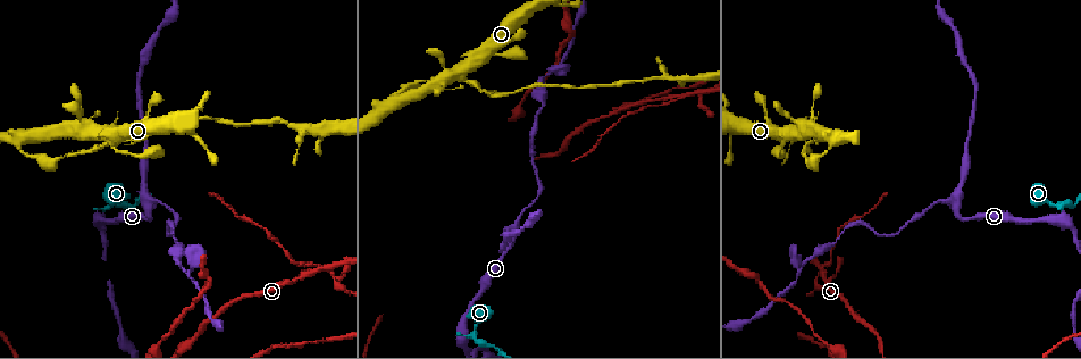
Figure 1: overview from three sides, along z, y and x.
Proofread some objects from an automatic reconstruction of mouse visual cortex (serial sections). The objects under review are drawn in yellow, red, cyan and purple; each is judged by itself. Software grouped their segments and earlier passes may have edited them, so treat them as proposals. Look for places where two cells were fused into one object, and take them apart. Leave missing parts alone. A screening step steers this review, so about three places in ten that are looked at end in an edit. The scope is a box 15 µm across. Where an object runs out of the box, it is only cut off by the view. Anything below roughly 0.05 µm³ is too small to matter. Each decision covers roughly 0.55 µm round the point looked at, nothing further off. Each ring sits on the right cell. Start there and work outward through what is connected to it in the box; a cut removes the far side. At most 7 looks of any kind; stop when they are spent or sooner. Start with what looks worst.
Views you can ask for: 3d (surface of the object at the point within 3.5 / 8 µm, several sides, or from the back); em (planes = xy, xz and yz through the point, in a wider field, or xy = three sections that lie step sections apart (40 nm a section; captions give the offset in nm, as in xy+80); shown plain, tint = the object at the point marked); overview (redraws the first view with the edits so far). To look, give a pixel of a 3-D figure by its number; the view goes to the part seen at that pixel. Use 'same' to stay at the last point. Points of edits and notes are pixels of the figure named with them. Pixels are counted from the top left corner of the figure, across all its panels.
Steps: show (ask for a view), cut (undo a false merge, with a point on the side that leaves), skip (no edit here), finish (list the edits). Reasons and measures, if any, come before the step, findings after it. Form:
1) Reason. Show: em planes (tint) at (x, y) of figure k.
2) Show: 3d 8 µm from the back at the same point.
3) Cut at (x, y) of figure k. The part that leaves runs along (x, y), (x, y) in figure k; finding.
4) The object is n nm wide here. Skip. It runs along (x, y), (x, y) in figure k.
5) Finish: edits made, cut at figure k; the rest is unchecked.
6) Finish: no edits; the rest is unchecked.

Arms part here. Show: 3d 3.5 µm at (686, 92) of figure 1.

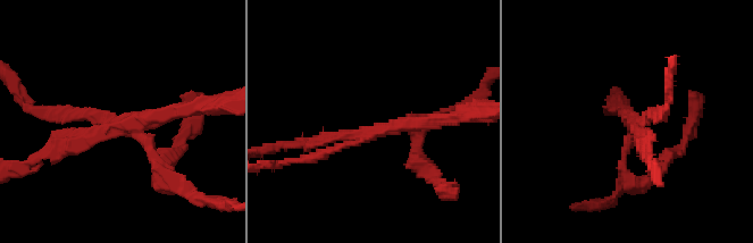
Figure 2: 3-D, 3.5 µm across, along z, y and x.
Show: em planes (tint) at (377, 130) of figure 2.

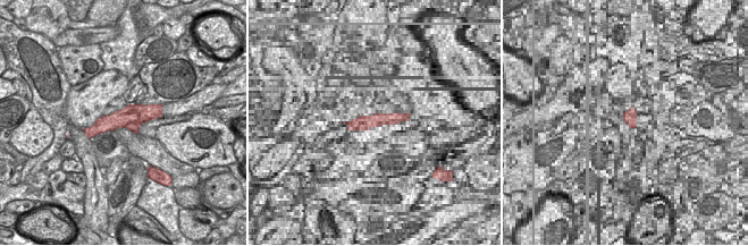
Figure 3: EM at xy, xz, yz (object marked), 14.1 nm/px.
Another direction. Show: em xy step 5 (tint) at the same point.

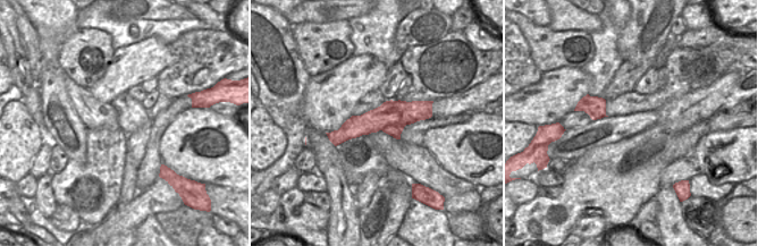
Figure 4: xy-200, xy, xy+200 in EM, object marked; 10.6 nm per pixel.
Cut at (168, 164) of figure 2. A border runs along (404, 126), (386, 125), (381, 129) in figure 4; two cells meet here.

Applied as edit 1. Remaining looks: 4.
Abrupt turn. Show: 3d 3.5 µm from the back at (476, 335) of figure 1.

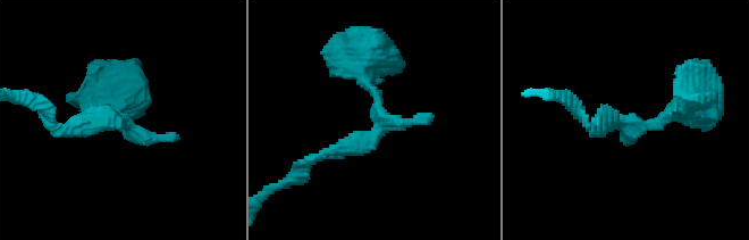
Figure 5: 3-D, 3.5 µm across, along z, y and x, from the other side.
Need the tissue. Show: em xy step 5 (tint) at (125, 121) of figure 5.

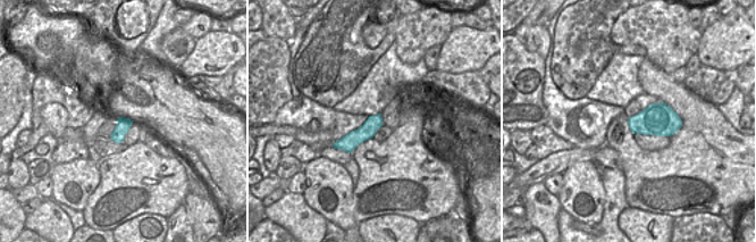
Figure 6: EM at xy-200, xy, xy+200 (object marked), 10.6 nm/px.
Skip. It runs along (378, 117), (360, 135), (336, 144) in figure 6; continuous, no second cell.

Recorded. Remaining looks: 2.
Three-way junction. Show: 3d 3.5 µm at (955, 203) of figure 1.

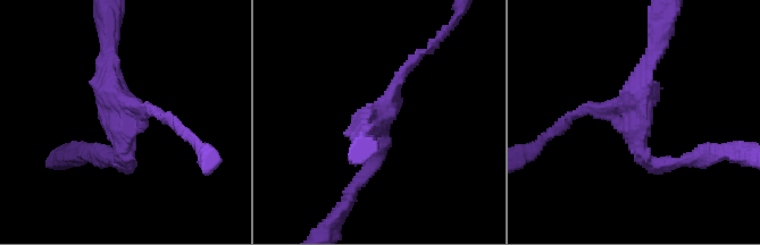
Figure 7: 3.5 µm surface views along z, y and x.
3 arms meet here; the arms are 150, 250, 250 nm wide. Show: em xy step 5 (tint) at (123, 120) of figure 7.

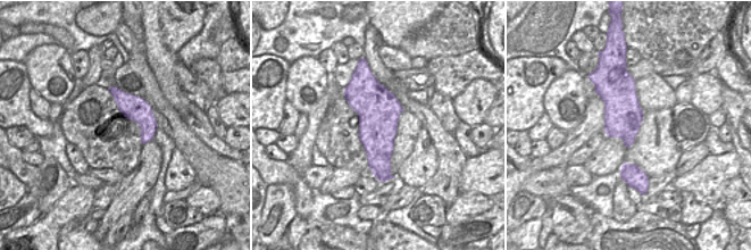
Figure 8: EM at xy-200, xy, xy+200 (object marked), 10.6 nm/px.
Skip. Continuous, no second cell.

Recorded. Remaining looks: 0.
Finish: edits made, cut at figure 2; the rest is unchecked.

